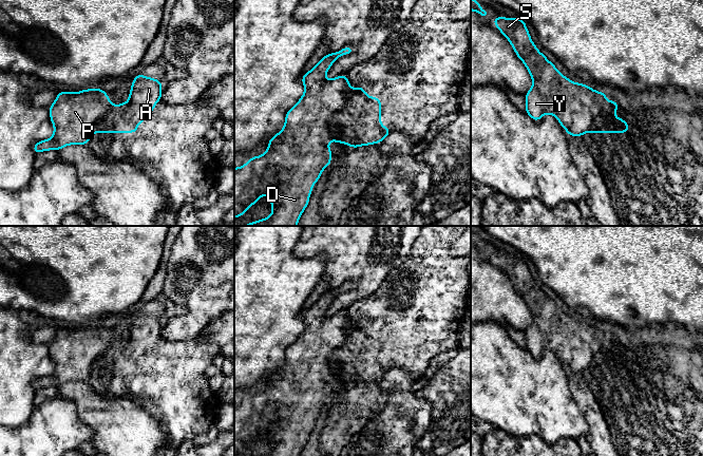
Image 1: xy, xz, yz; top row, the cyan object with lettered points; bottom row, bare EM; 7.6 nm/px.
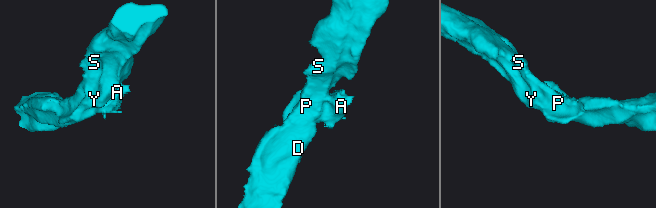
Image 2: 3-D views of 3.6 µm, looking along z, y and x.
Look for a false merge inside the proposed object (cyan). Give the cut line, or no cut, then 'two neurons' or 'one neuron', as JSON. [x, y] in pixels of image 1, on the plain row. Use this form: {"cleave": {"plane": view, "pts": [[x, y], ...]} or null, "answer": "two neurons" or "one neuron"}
{"cleave": {"plane": "xz", "pts": [[352, 325], [346, 340], [328, 358], [328, 368], [331, 375]]}, "answer": "two neurons"}

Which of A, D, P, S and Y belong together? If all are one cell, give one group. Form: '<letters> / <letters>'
A / D P S Y

